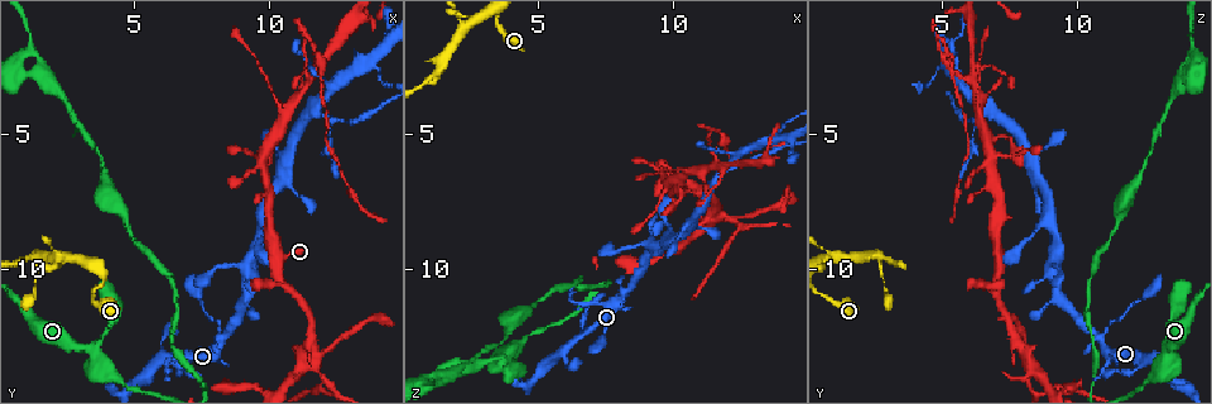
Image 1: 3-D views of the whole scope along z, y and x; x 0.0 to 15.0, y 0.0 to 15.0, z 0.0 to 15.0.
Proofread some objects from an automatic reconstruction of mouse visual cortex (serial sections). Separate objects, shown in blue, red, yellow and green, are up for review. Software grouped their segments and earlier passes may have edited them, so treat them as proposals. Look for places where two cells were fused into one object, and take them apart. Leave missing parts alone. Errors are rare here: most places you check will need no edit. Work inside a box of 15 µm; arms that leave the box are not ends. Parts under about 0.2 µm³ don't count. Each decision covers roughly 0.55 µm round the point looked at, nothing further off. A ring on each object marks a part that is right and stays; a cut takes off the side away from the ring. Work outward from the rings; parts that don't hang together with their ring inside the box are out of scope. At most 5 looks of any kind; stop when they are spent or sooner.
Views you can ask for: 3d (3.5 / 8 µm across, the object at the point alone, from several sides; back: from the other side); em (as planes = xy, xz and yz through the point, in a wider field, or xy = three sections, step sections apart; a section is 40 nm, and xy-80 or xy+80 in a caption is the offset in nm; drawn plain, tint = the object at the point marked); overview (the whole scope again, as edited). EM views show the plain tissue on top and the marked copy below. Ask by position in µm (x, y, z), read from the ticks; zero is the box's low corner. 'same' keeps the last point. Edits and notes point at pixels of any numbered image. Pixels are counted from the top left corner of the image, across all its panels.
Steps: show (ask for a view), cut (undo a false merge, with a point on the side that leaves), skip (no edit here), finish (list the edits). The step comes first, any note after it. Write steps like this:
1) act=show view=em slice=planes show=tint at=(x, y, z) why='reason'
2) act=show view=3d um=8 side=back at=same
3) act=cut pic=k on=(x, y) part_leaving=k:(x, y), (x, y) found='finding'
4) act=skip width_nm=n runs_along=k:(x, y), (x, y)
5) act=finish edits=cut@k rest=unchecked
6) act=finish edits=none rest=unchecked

act=show view=3d um=3.5 at=(11.5, 3.1, 6.2) why='a fork'

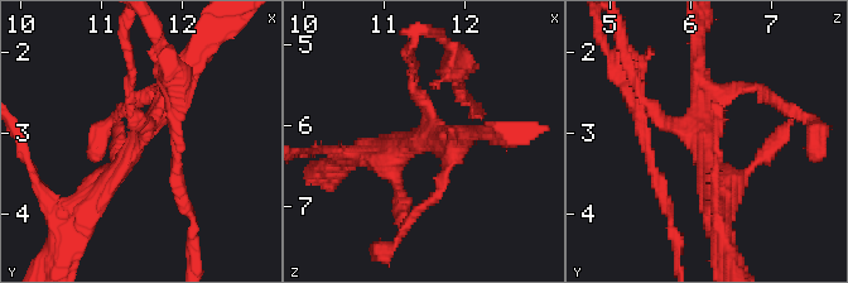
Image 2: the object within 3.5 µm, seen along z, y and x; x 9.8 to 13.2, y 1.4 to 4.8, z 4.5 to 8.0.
act=show view=em slice=xy step=5 show=tint at=(11.45, 3.00, 6.15) why='now the EM'

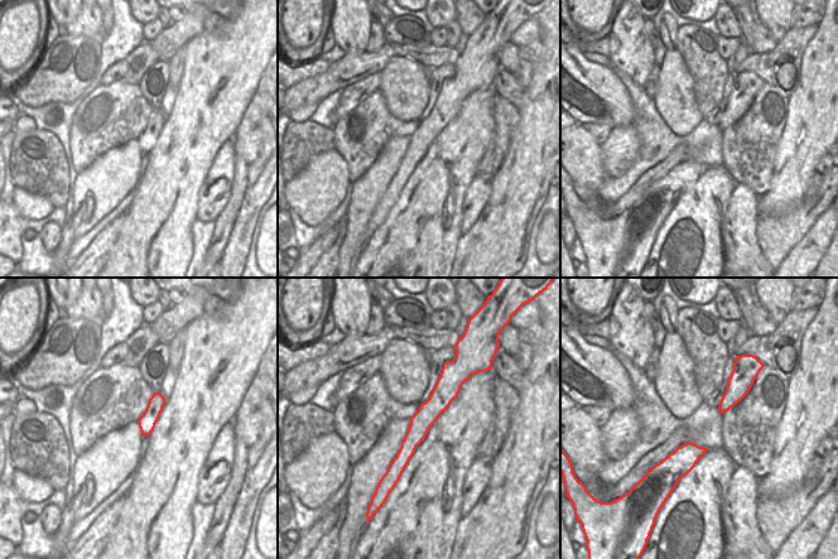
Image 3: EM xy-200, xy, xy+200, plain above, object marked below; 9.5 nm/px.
act=show view=em slice=xy step=2 show=tint at=same

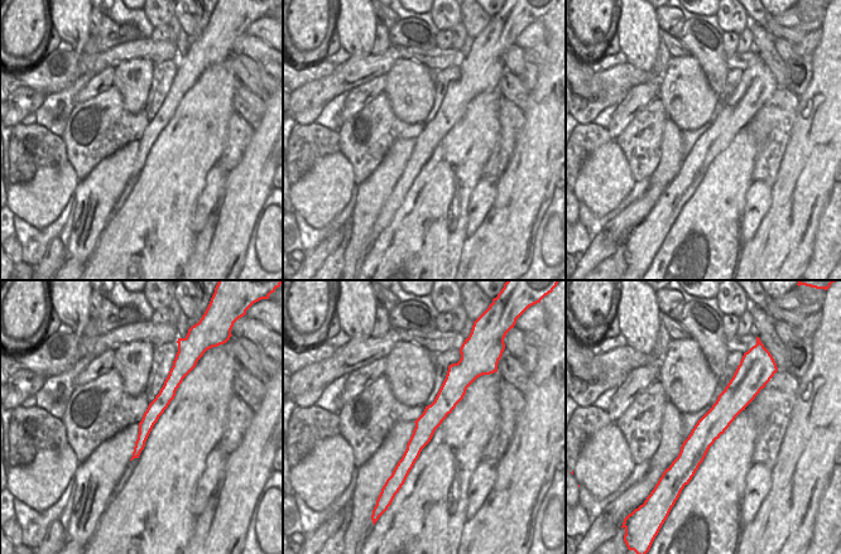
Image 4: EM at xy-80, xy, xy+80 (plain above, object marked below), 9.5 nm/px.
act=skip arm_widths_nm=150,300,350 runs_along=4:(450, 374), (450, 395), (404, 472) found='one cell here'

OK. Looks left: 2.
act=show view=3d um=3.5 at=(11.6, 1.8, 4.9) why='thick turns thin'

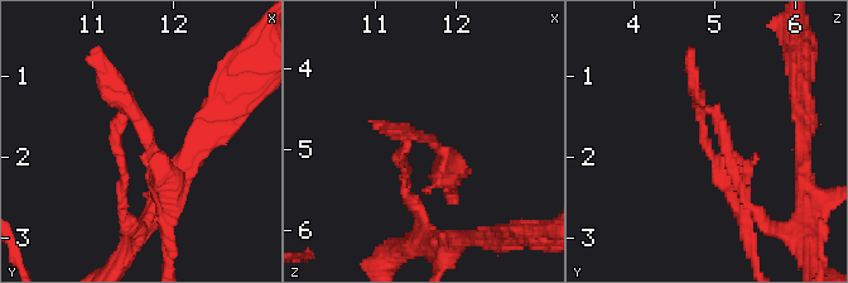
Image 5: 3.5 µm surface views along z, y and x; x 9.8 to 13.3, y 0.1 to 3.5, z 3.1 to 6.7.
act=show view=em slice=xy step=3 show=tint at=(11.70, 1.80, 4.90) why='shape alone is not enough'

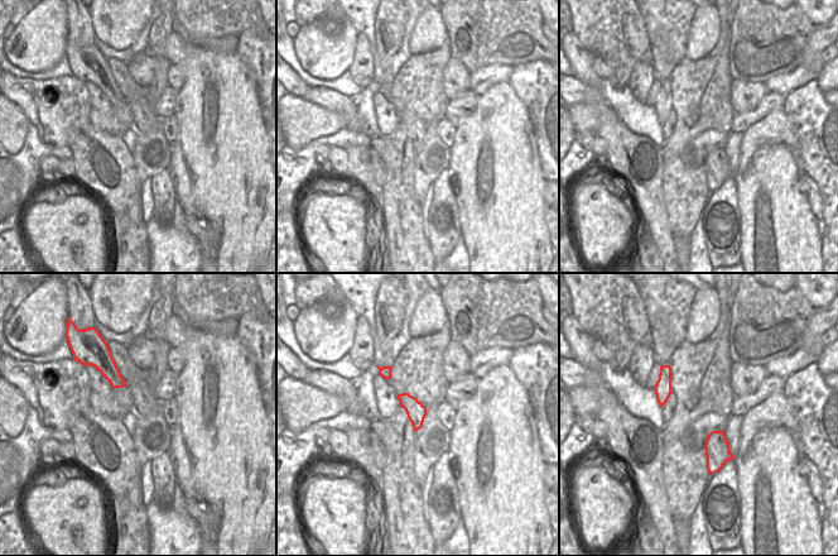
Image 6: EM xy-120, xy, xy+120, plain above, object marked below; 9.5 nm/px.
act=cut pic=5 on=(112, 84) part_leaving=5:(121, 118), (136, 118), (163, 161), (167, 196) found='two cells meet here'

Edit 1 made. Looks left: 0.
act=finish edits=cut@5 rest=unchecked

